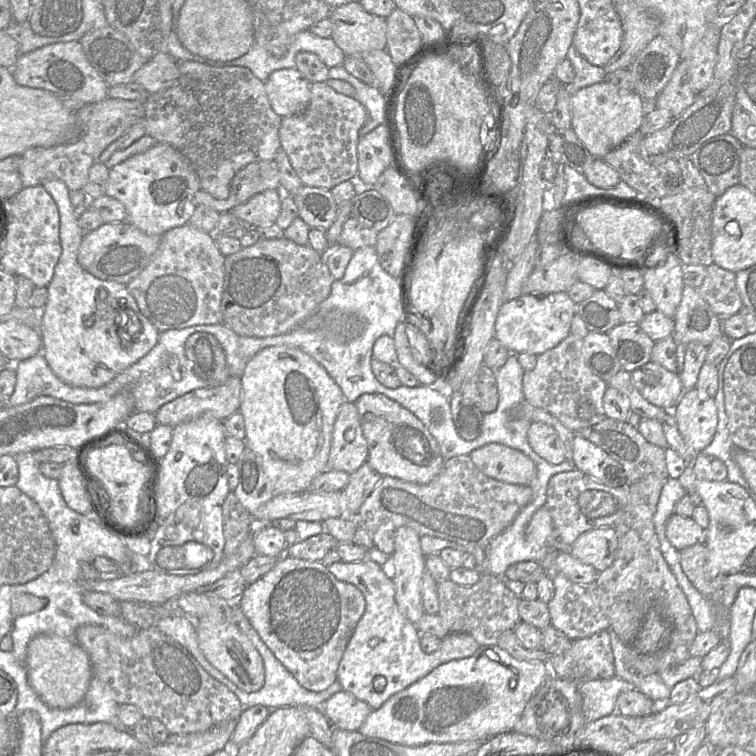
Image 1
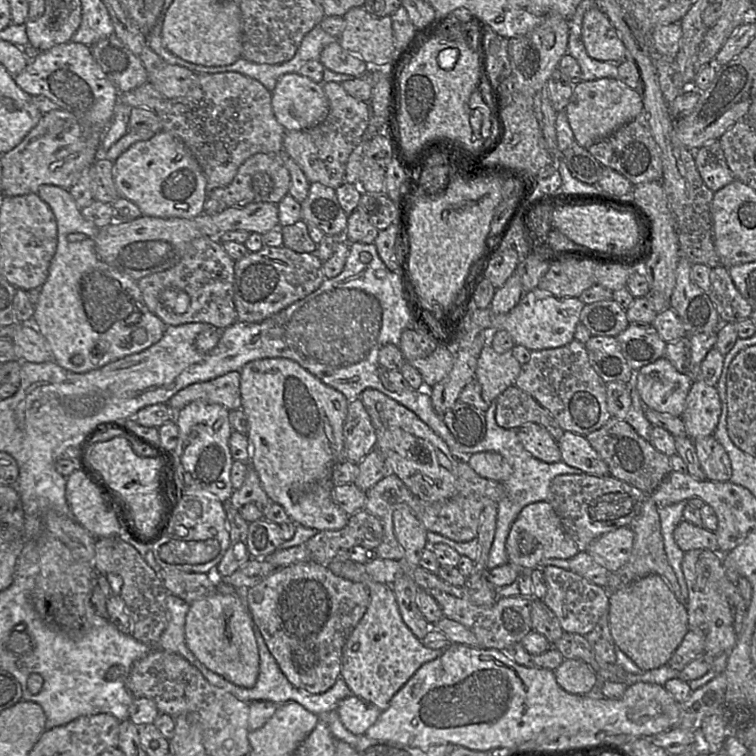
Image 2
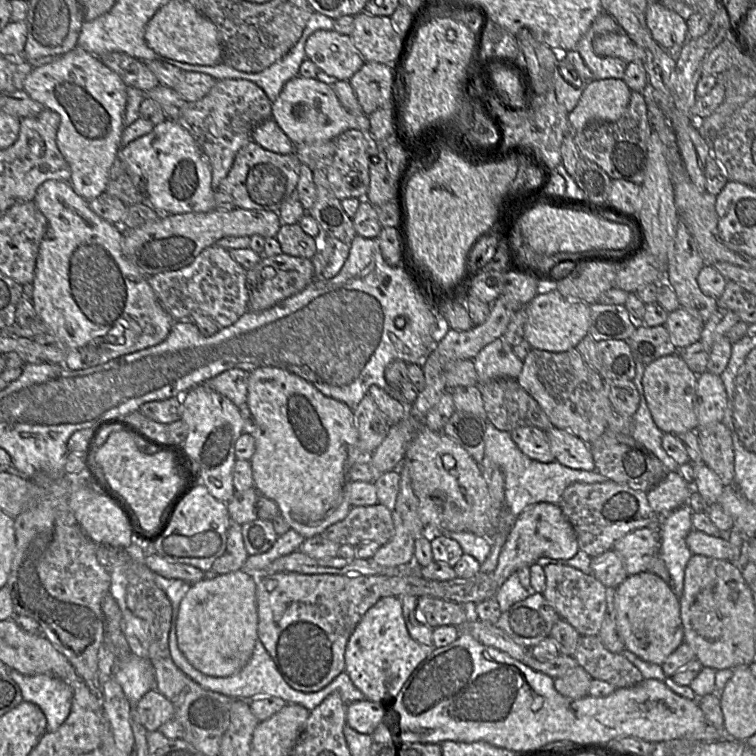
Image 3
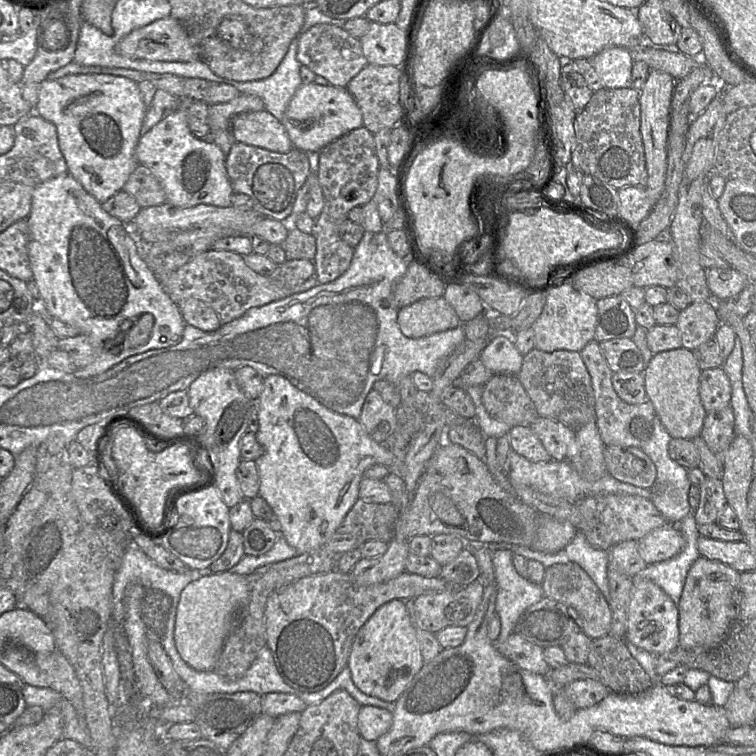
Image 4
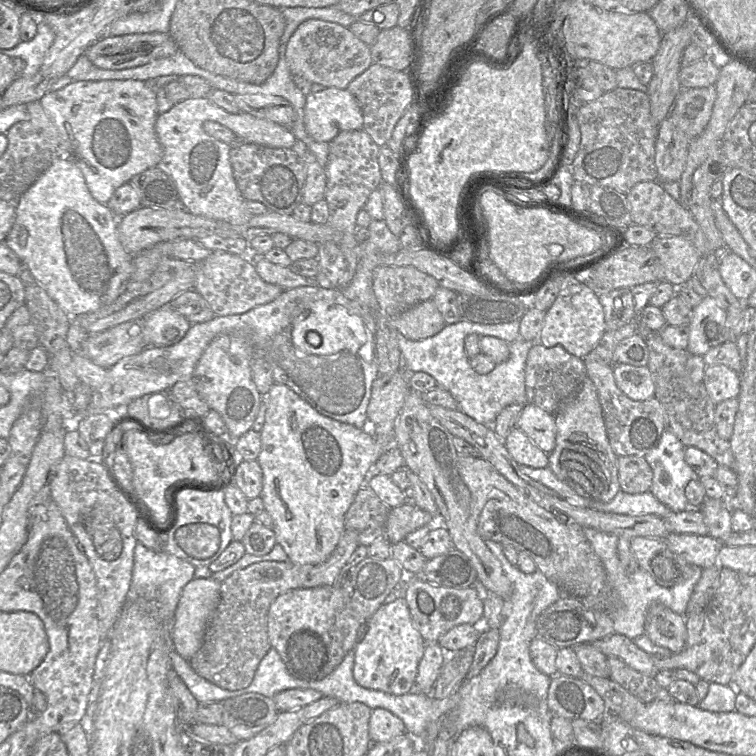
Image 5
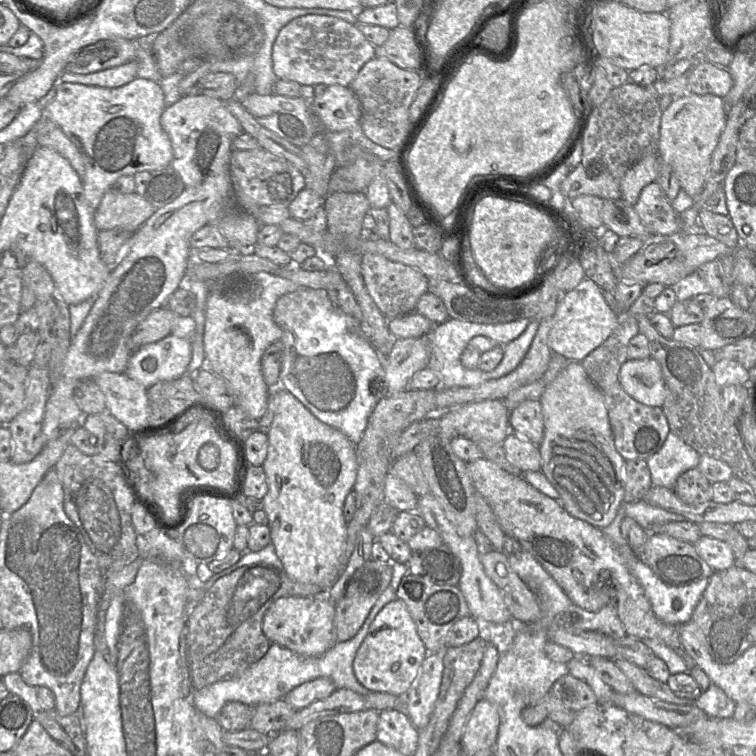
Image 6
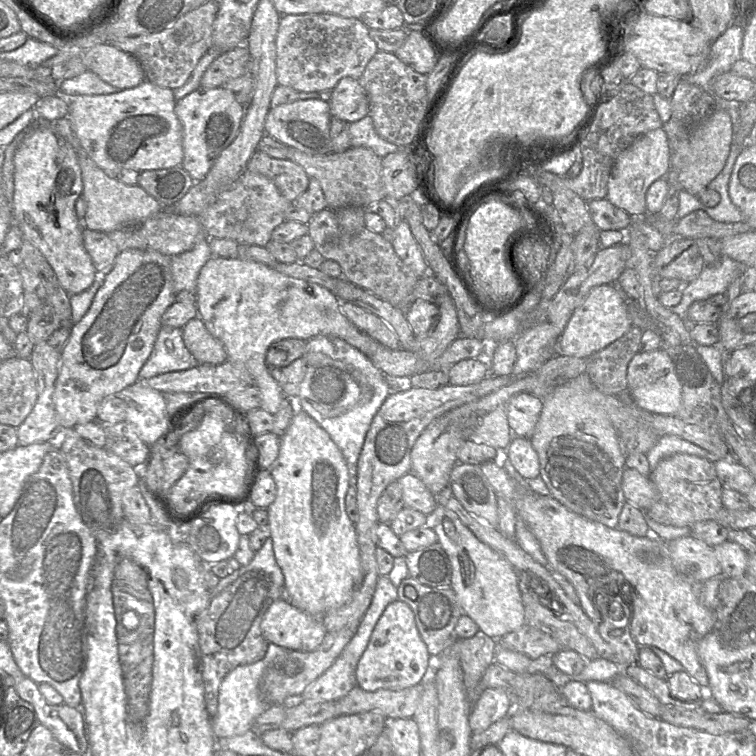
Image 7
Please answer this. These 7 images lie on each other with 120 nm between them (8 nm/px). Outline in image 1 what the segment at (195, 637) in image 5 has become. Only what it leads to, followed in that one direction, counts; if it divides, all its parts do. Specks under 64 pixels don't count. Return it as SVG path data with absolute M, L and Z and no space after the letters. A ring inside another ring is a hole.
M202 618L197 619L195 625L199 648L213 667L244 692L254 693L263 687L263 660L252 642L236 624Z

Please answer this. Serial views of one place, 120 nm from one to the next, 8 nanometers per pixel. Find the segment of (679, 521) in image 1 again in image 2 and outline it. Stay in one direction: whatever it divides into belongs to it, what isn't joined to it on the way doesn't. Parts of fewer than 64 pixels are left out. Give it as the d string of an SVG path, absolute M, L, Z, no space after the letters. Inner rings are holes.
M682 520L673 531L673 538L681 550L708 549L718 552L715 532Z

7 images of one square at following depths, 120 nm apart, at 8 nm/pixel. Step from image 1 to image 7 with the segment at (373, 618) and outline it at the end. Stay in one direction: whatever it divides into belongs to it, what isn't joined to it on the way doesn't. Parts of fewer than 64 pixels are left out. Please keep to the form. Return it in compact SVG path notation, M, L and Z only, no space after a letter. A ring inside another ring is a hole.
M397 599L385 608L371 633L367 648L357 663L356 685L368 692L418 685L427 674L429 655L411 608Z

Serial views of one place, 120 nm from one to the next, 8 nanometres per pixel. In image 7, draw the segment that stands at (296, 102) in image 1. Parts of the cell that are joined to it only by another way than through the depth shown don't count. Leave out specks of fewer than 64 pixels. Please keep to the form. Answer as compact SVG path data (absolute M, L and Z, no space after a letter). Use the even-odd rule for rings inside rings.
M344 77L332 90L329 102L331 118L348 123L357 122L369 115L368 96L359 80Z

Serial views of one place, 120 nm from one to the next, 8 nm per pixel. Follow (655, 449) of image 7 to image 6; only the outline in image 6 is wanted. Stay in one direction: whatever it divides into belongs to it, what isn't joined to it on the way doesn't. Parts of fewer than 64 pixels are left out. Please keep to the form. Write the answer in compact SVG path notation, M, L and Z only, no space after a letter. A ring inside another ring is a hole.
M669 431L661 448L646 459L652 486L674 488L677 478L698 466L700 454L679 436Z

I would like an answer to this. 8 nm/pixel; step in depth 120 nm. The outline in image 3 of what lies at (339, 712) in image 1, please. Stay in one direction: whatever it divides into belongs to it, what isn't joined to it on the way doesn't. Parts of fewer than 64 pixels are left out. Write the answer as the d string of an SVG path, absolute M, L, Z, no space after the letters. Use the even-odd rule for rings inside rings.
M369 701L347 705L346 724L360 734L372 735L386 714L386 707Z

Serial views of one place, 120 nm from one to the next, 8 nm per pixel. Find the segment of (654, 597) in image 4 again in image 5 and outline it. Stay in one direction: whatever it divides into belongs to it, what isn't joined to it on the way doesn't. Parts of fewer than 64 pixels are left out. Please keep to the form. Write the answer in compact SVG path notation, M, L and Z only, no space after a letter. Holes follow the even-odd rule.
M660 602L649 605L645 615L644 634L656 645L669 649L673 654L681 652L687 641L685 616L673 612Z

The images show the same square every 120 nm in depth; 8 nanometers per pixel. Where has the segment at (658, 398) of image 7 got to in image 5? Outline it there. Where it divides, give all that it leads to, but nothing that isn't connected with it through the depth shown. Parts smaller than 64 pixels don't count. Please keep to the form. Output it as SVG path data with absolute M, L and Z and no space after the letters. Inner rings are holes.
M615 364L613 375L617 387L628 398L634 401L645 401L654 397L655 384L648 366Z

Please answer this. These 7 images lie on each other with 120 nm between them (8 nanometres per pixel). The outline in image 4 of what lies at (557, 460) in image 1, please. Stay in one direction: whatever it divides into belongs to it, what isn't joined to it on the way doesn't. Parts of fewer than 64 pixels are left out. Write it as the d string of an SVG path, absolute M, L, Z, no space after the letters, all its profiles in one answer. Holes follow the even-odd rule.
M518 425L508 433L511 448L519 455L532 462L552 460L533 430L527 425Z

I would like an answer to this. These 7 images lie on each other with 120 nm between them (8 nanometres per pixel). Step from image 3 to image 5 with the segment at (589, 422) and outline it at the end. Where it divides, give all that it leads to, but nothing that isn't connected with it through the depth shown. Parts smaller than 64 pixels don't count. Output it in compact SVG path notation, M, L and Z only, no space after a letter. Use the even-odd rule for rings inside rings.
M534 342L528 352L525 366L527 401L548 413L555 414L563 404L578 393L586 376L582 358L571 355L561 346L546 348L539 342Z

